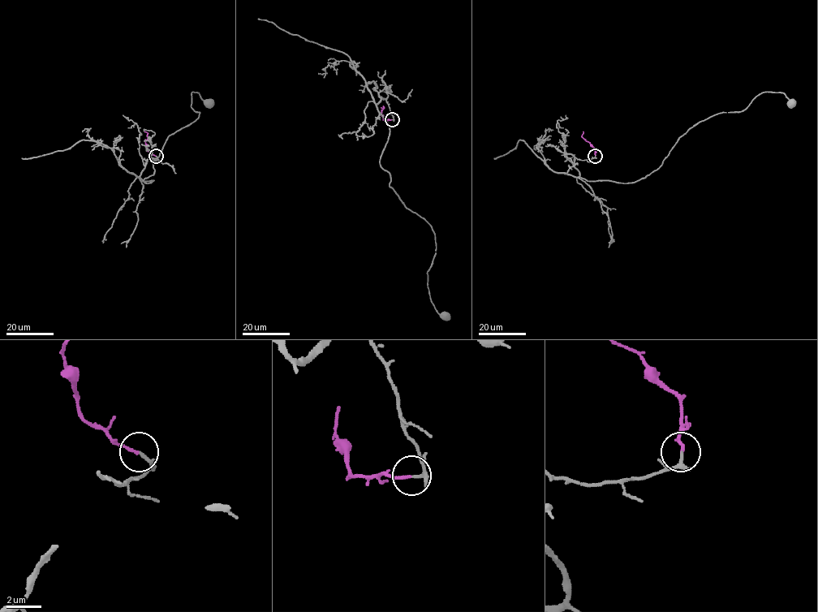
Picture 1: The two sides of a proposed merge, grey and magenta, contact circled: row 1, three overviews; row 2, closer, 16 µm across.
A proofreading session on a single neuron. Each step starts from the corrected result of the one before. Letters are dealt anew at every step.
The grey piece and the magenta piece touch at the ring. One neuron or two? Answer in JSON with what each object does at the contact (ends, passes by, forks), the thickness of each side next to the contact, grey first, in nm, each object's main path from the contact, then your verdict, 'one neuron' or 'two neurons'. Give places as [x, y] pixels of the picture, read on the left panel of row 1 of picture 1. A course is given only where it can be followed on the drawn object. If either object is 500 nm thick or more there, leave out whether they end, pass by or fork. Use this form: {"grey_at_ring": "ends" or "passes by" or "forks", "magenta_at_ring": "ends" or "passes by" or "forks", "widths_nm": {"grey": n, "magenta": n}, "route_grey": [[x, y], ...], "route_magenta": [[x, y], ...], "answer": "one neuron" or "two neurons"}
{"grey_at_ring": "passes by", "magenta_at_ring": "ends", "widths_nm": {"grey": 120, "magenta": 160}, "route_grey": [[155, 156], [139, 177], [153, 180], [144, 183], [166, 139], [199, 117], [191, 106], [193, 92], [208, 105]], "route_magenta": [[155, 156], [148, 151], [145, 143], [148, 136], [144, 131]], "answer": "one neuron"}

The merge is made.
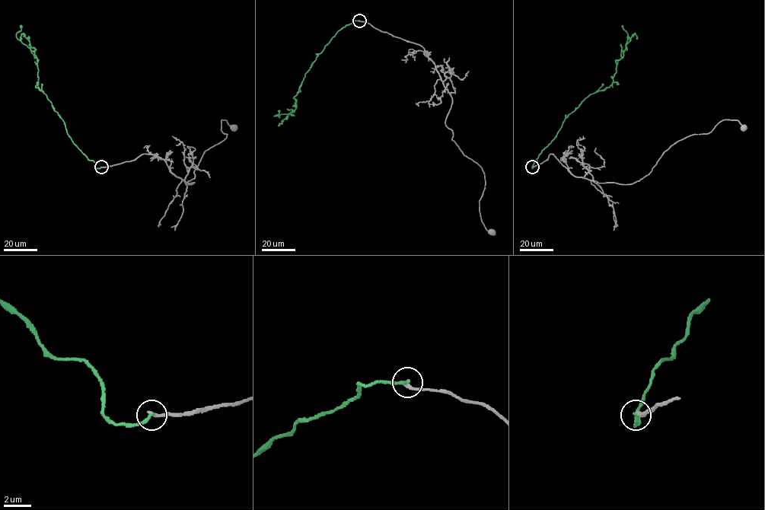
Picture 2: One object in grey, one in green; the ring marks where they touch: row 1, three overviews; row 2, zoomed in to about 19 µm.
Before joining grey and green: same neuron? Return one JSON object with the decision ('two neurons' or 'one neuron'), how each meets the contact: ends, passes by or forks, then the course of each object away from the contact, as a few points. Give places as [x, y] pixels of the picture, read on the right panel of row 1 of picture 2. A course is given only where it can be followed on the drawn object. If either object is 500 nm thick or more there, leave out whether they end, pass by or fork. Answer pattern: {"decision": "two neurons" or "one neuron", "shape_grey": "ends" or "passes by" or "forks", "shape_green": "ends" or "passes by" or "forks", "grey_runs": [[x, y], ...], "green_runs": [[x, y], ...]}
{"decision": "two neurons", "shape_grey": "ends", "shape_green": "ends", "grey_runs": [[532, 167], [553, 154], [576, 176], [630, 184], [685, 138], [707, 134], [725, 119], [737, 119], [743, 129]], "green_runs": [[532, 167], [568, 114], [590, 94], [611, 84], [616, 62], [623, 55], [628, 33], [622, 25]]}

